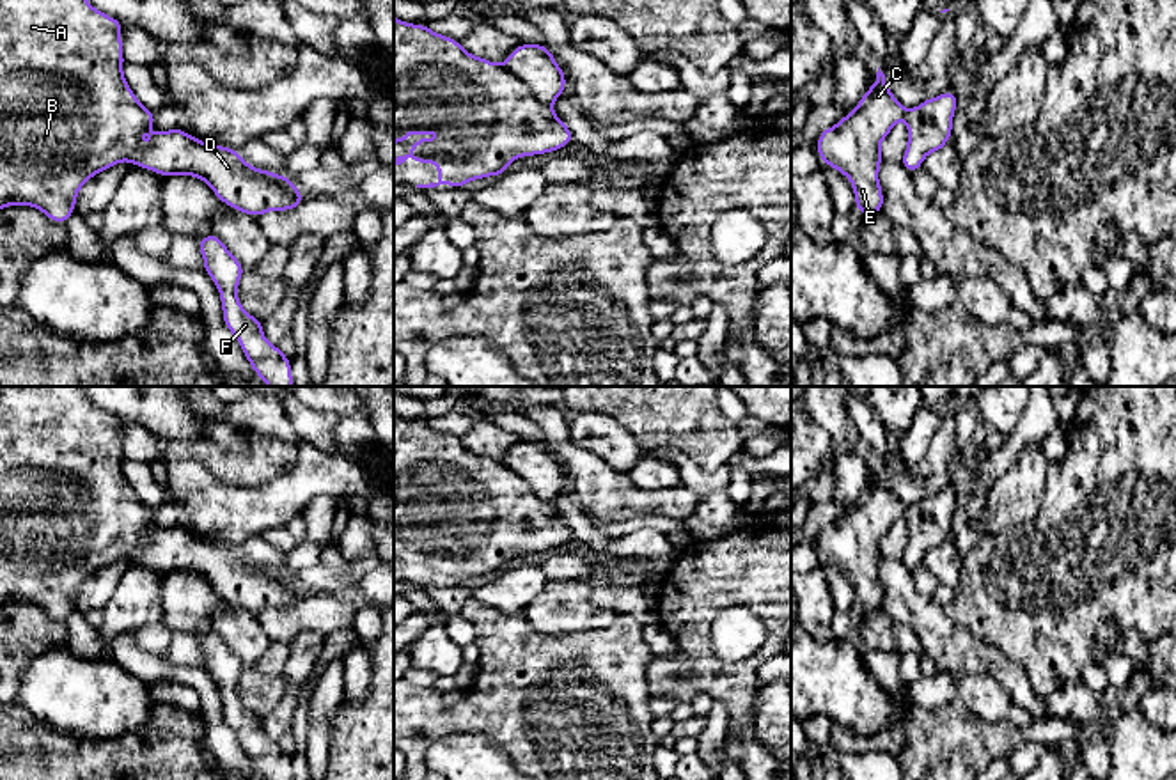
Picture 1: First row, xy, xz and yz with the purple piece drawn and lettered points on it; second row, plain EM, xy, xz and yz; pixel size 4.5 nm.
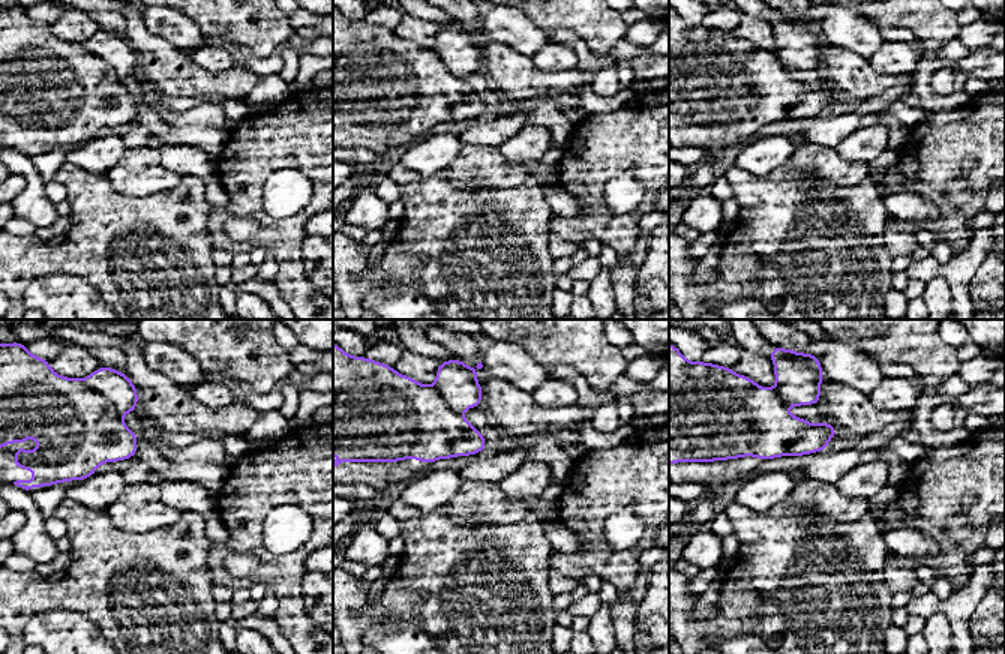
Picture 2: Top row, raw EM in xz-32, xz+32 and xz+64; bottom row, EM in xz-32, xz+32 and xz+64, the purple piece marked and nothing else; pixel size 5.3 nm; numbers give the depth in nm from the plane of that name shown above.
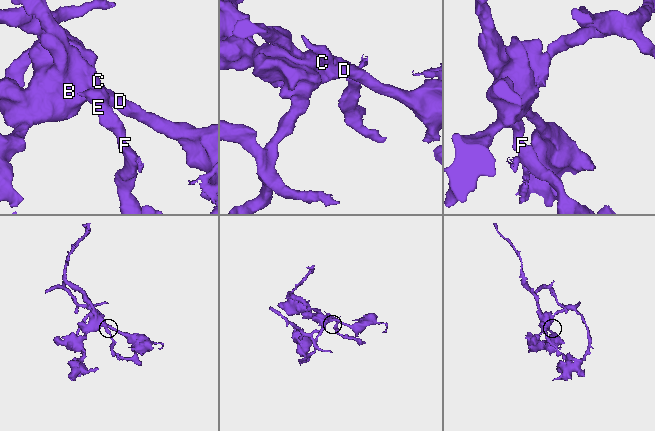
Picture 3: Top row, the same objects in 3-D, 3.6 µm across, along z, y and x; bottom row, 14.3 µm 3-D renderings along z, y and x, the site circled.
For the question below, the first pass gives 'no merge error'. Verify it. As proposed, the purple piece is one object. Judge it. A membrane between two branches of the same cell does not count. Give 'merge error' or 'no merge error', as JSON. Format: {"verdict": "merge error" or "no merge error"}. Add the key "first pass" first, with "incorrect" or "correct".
{"first pass": "incorrect", "verdict": "merge error"}

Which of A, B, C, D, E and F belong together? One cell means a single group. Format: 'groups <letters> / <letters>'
groups A B D / C E F

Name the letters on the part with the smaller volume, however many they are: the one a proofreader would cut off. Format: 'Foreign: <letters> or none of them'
Foreign: C, E, F

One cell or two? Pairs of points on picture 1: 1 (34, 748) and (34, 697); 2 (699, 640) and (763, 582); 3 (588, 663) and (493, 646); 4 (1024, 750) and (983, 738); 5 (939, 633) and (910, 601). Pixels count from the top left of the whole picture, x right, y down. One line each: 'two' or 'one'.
1: two
2: one
3: one
4: two
5: one

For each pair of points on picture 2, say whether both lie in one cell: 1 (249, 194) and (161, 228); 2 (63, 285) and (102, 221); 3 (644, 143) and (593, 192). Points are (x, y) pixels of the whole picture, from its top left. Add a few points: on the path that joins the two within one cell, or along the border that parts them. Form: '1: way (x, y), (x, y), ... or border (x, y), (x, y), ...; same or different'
1: border (213, 207), (207, 224), (212, 243); different
2: border (86, 278), (47, 273), (35, 279); different
3: way (629, 146), (597, 177); same

